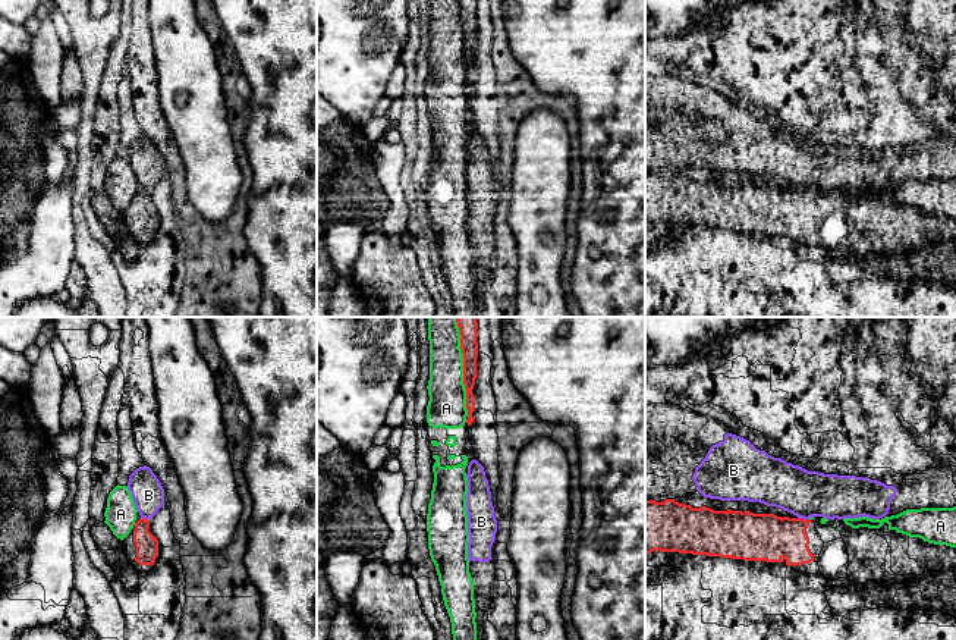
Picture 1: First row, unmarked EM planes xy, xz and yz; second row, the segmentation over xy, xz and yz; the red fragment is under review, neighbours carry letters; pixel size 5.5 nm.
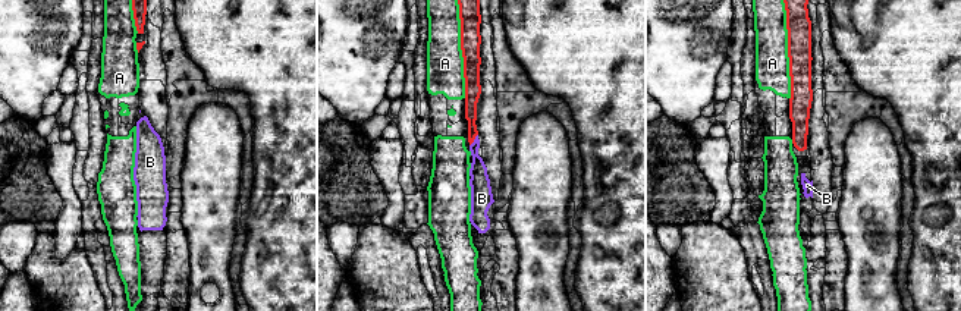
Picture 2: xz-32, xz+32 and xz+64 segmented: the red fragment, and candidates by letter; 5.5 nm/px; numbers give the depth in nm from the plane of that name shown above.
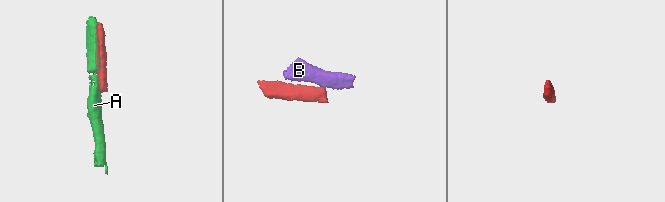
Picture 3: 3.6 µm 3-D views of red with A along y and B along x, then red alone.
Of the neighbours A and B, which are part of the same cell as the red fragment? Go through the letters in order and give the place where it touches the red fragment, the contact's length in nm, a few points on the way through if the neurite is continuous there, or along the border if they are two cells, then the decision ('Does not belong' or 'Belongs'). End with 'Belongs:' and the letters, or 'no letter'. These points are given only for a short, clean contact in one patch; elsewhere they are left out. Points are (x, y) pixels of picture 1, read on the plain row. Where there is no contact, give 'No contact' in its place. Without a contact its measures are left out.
A: Touches red at xz (464, 44). Shared border 480 nm. Does not belong
B: Touches red at yz (802, 190). Shared border 70 nm. Boundary: yz (798, 188), (808, 191). Does not belong
Belongs: no letter

